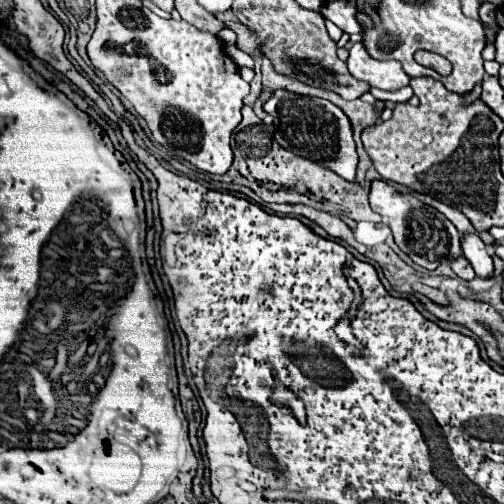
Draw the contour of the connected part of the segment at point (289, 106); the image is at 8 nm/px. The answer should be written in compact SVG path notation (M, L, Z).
M277 90L265 104L265 112L269 112L275 120L275 140L289 152L309 158L341 178L353 182L355 180L355 170L357 170L357 146L353 140L353 128L349 118L341 108L335 104L323 100L323 98L309 98L309 96L299 96L291 94L287 90Z

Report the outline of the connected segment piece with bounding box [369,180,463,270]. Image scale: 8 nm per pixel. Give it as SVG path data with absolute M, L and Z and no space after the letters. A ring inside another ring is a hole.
M373 180L371 182L371 194L369 202L373 212L383 216L383 222L393 230L395 244L411 256L411 260L427 270L435 270L441 262L453 262L455 258L463 256L461 250L461 234L449 222L441 212L435 208L419 202L411 194L401 194L393 186L389 186L385 180Z

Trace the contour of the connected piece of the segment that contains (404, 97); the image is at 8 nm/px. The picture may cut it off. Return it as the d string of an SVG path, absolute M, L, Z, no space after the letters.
M409 85L395 92L383 91L371 87L369 92L377 99L395 103L406 103L413 96L413 90Z

